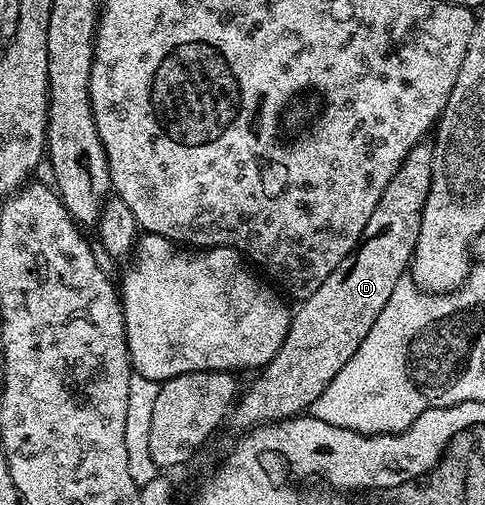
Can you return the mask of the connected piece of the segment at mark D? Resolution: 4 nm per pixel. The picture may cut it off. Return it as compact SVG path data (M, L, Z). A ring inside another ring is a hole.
M421 143L412 148L410 155L406 155L406 159L398 167L398 171L394 171L394 179L390 179L386 191L382 191L382 199L378 199L378 207L374 207L374 211L370 214L370 220L368 220L366 227L362 231L360 242L348 252L346 259L342 259L342 263L338 263L338 267L334 267L334 271L330 271L326 283L322 283L322 287L318 287L318 291L314 291L314 295L305 297L299 302L300 310L295 310L292 313L292 322L278 355L274 355L274 359L270 359L270 363L259 370L257 377L260 378L245 393L243 390L242 396L235 402L234 408L231 410L230 425L232 421L234 428L240 429L239 431L247 431L256 428L258 425L269 425L271 421L284 421L287 417L301 416L305 411L311 410L312 404L322 395L322 391L326 391L330 379L334 379L334 375L338 375L338 371L342 371L342 367L346 367L346 363L350 363L354 351L358 351L358 347L362 347L362 339L366 339L366 335L370 335L370 327L374 327L374 319L378 319L378 315L382 315L382 307L386 307L398 279L402 279L406 275L406 270L409 268L418 243L418 231L422 231L422 211L426 207L426 195L430 195L431 178L432 146L428 143Z

